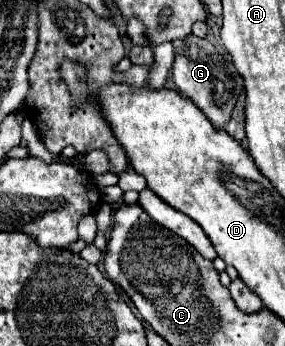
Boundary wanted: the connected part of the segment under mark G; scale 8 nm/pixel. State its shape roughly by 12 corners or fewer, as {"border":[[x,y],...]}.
{"border":[[203,38],[173,42],[171,78],[223,128],[243,76]]}

